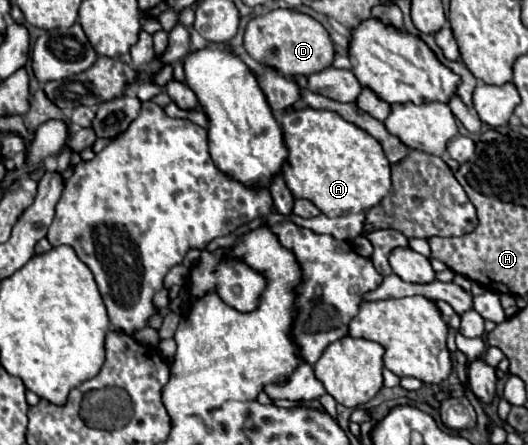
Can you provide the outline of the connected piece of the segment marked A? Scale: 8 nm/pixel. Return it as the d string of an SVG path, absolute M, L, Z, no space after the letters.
M311 107L287 111L281 119L283 141L289 151L287 161L283 163L283 179L295 199L309 199L321 213L335 217L351 211L367 211L375 207L391 191L391 165L383 153L379 141L375 141L367 131L343 121L337 113L317 111Z

